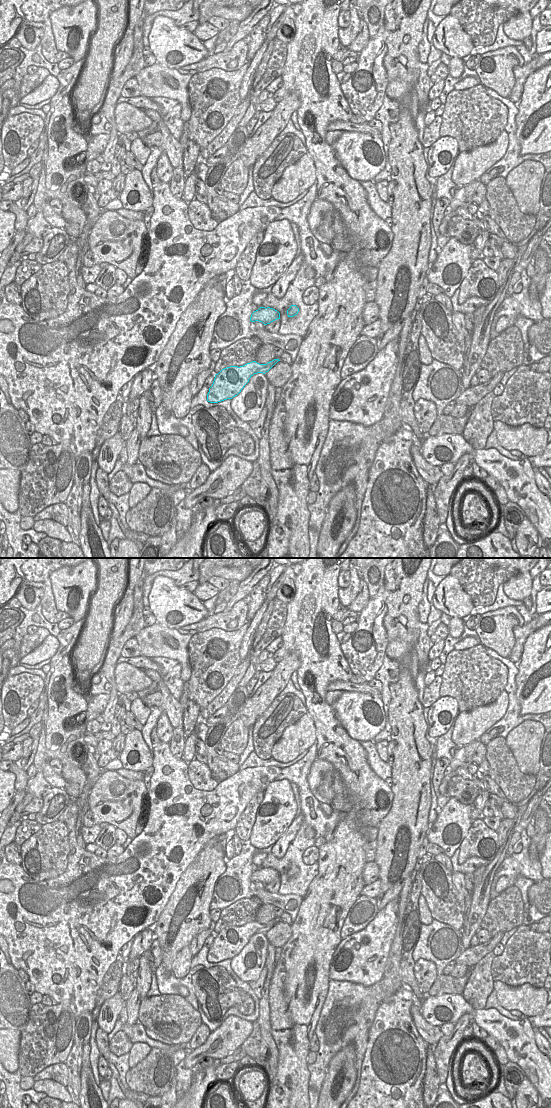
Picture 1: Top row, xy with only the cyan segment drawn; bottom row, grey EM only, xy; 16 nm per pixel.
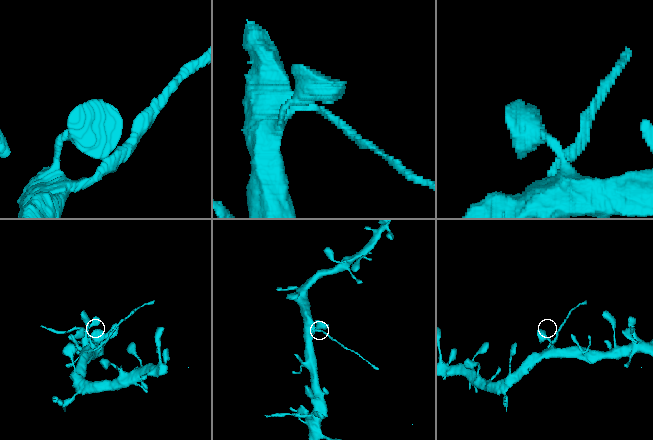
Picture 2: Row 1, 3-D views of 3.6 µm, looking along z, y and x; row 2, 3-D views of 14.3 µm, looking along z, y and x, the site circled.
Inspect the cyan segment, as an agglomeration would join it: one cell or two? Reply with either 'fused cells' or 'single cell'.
fused cells

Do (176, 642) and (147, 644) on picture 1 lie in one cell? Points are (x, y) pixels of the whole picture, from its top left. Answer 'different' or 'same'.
same

